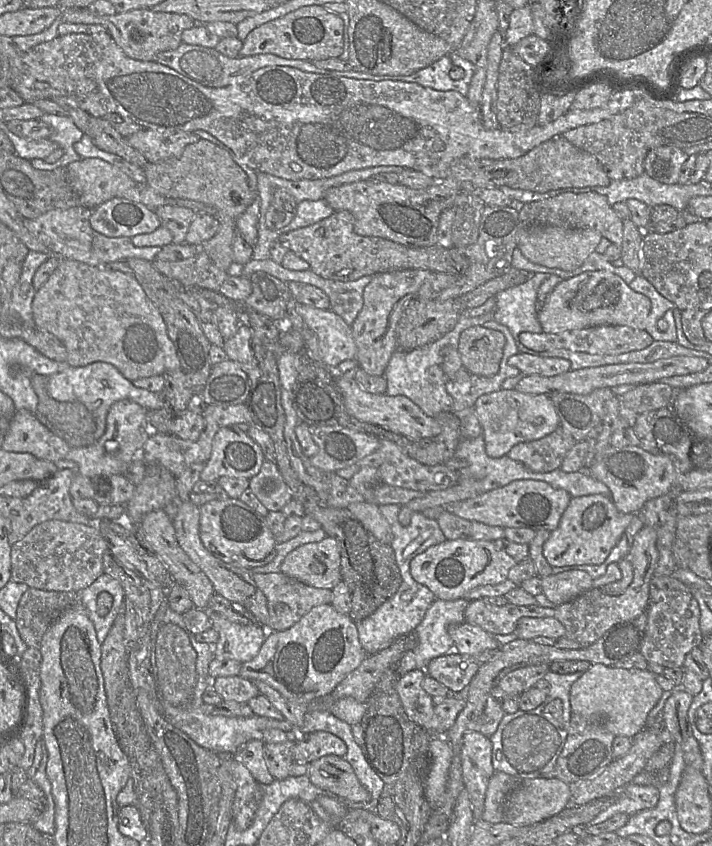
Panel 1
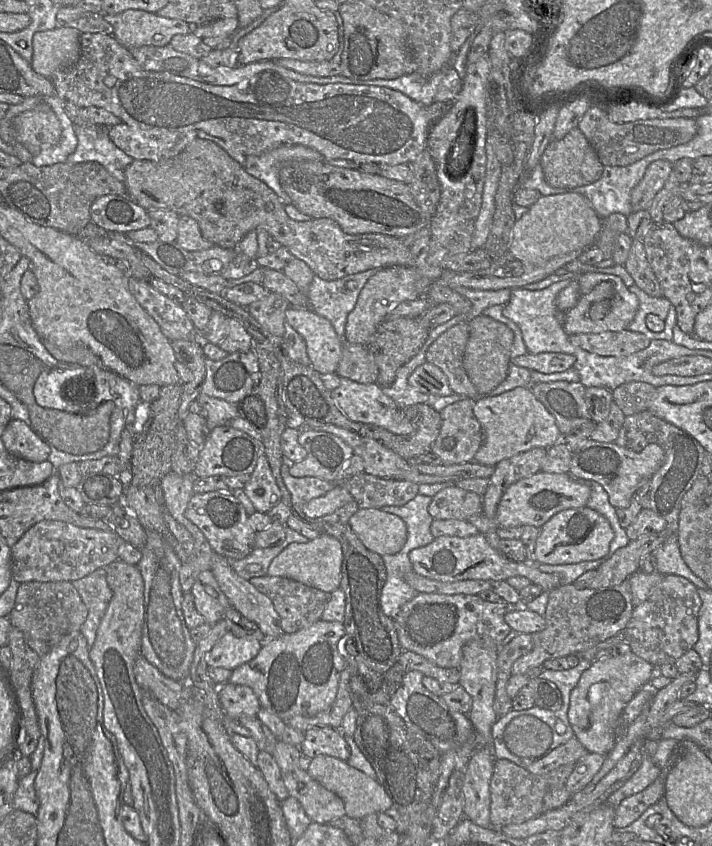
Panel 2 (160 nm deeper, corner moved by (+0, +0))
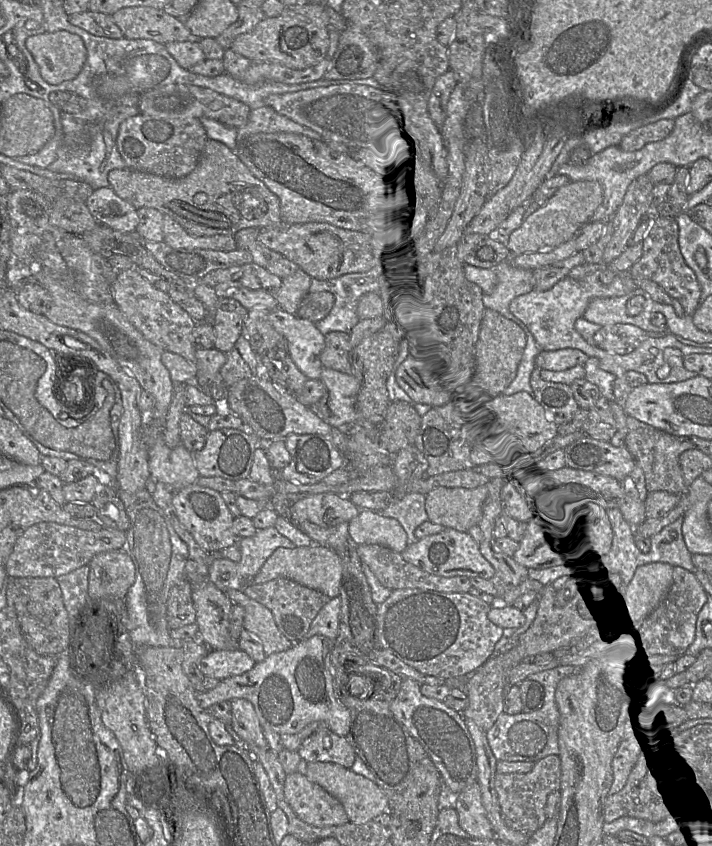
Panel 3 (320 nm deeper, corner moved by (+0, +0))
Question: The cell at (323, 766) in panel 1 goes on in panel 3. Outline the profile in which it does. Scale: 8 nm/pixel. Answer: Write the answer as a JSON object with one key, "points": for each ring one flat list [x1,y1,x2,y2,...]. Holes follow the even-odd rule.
{"points":[[320,761,310,762,306,768,306,776,310,781,323,787,342,803,352,823,367,823,389,809,389,798,375,781,339,764]]}

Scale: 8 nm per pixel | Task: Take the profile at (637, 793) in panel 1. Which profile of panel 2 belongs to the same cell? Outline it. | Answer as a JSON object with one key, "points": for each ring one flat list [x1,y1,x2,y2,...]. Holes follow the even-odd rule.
{"points":[[644,754,638,770,606,800,614,809,625,798,639,793,651,785,659,776,661,769,653,764,651,757]]}

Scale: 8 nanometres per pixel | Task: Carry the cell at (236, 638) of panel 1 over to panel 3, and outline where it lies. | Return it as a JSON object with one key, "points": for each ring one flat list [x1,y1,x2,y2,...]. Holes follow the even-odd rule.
{"points":[[243,650,209,651,200,662,201,672,212,678,226,678,246,673,255,666,256,662]]}

